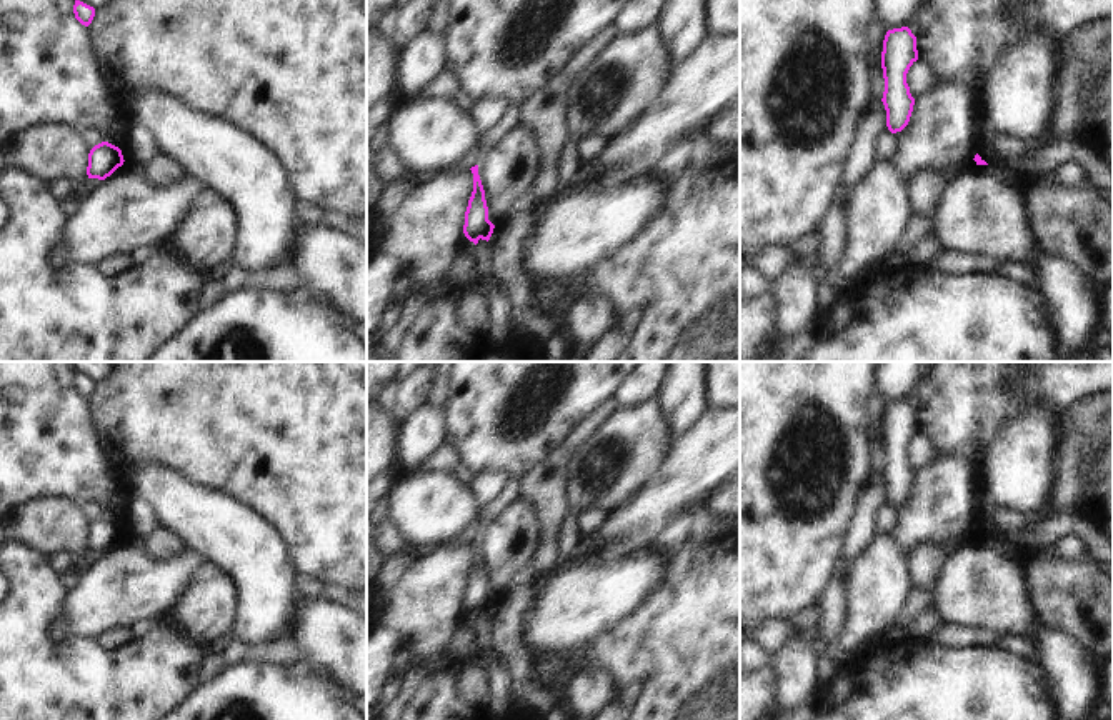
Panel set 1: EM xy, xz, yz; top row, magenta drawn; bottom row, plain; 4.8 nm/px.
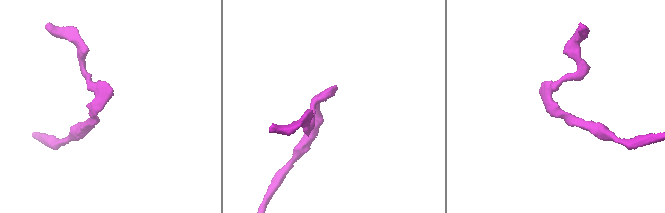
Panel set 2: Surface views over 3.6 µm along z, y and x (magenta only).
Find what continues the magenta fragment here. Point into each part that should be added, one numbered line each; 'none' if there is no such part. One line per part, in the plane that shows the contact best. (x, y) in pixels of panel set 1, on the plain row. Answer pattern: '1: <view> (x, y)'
none

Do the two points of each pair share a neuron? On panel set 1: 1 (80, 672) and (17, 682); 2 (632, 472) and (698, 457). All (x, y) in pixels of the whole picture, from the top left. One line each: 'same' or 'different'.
1: same
2: different

